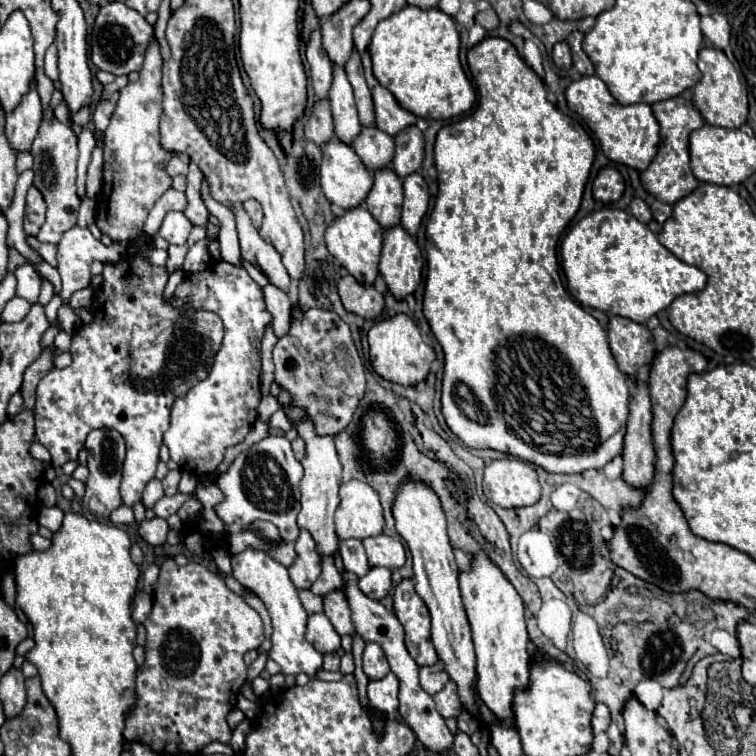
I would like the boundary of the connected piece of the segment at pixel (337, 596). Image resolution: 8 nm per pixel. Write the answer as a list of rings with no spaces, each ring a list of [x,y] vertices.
[[[333,590],[325,596],[325,614],[331,620],[335,632],[339,636],[353,636],[355,634],[355,626],[351,620],[351,608],[347,604],[347,598],[341,590]]]

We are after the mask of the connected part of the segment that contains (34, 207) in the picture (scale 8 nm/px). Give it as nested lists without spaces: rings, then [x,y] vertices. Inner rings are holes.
[[[31,186],[27,192],[27,206],[25,206],[25,232],[37,236],[43,222],[45,222],[45,200],[41,192],[35,186]]]

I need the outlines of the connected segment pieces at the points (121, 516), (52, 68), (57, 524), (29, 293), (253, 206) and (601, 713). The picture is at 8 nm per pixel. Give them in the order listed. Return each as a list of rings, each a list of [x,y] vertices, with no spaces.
[[[119,506],[109,518],[111,518],[111,522],[115,522],[115,524],[135,524],[133,510],[127,508],[127,506]]]
[[[51,44],[47,48],[47,54],[45,54],[45,74],[51,78],[51,80],[57,80],[57,46]]]
[[[43,508],[41,512],[39,512],[39,516],[37,516],[37,522],[39,522],[39,526],[45,526],[45,528],[49,528],[51,532],[59,532],[59,528],[61,528],[61,522],[63,520],[63,512],[59,510],[59,508]]]
[[[23,264],[15,270],[15,276],[17,276],[17,296],[35,304],[39,298],[39,286],[41,286],[41,278],[35,272],[35,268],[31,264]]]
[[[245,200],[245,202],[243,202],[243,208],[245,208],[245,212],[249,214],[249,218],[253,220],[253,226],[259,228],[259,226],[261,226],[261,220],[263,220],[261,204],[259,204],[257,200]]]
[[[597,704],[597,706],[595,706],[595,712],[593,712],[593,720],[591,720],[591,728],[593,728],[593,732],[595,732],[595,734],[599,734],[599,732],[607,732],[609,722],[611,722],[609,708],[607,708],[605,704]]]

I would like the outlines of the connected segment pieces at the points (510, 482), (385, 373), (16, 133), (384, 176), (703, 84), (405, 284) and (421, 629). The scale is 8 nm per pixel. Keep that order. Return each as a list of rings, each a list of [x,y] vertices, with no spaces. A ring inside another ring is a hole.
[[[499,458],[485,466],[483,492],[503,508],[531,506],[541,496],[537,472],[519,458]]]
[[[395,314],[393,318],[375,322],[369,330],[369,348],[373,370],[381,378],[401,386],[415,386],[417,382],[423,382],[429,374],[431,362],[435,360],[433,348],[423,342],[419,328],[407,314]]]
[[[31,84],[31,90],[21,100],[21,104],[13,110],[13,114],[7,114],[5,132],[7,132],[7,140],[11,140],[11,148],[15,148],[15,152],[31,150],[31,144],[39,132],[41,116],[43,116],[43,112],[41,112],[39,94],[35,90],[35,84]]]
[[[391,168],[375,172],[375,182],[365,204],[371,216],[375,216],[375,220],[385,230],[391,228],[391,224],[399,224],[401,220],[399,188],[403,188],[403,180]]]
[[[703,48],[699,52],[697,66],[701,70],[701,80],[695,86],[693,104],[707,120],[707,124],[721,128],[741,128],[748,118],[748,89],[746,81],[739,71],[717,48]]]
[[[401,228],[387,230],[383,240],[383,252],[379,272],[397,300],[405,300],[413,294],[421,282],[423,258],[415,240]]]
[[[403,580],[393,592],[393,610],[405,628],[405,646],[419,666],[433,666],[437,662],[431,642],[431,616],[425,602],[417,596],[413,582]]]

